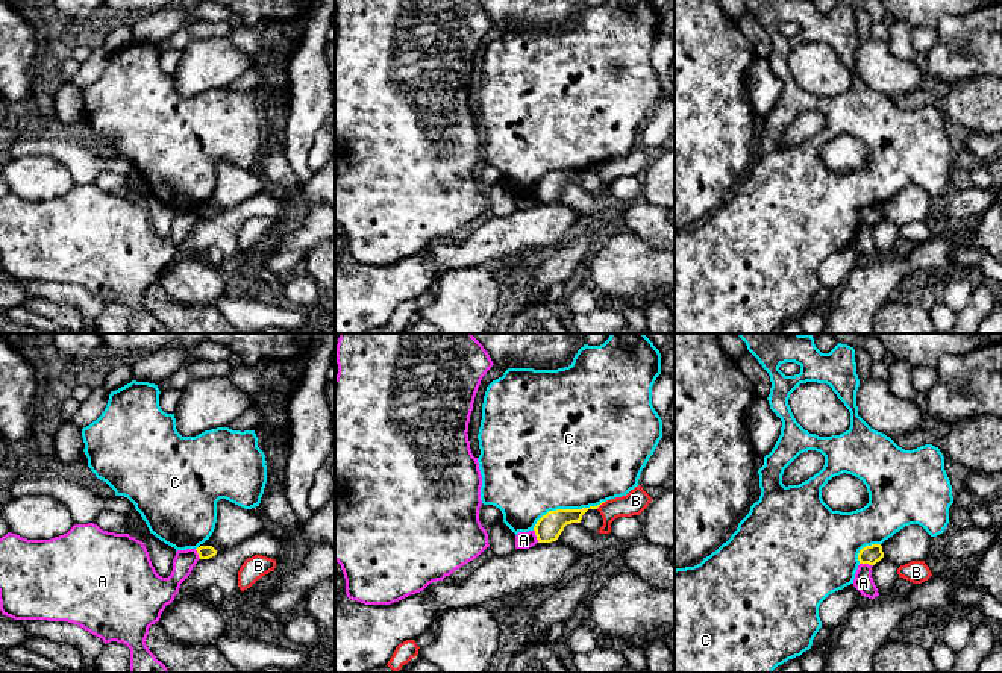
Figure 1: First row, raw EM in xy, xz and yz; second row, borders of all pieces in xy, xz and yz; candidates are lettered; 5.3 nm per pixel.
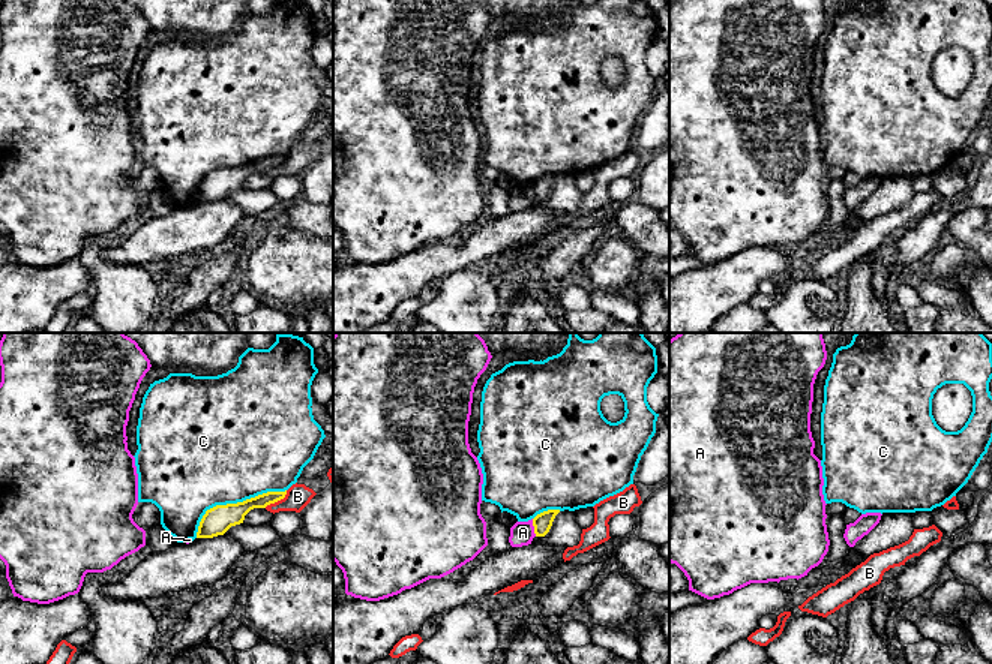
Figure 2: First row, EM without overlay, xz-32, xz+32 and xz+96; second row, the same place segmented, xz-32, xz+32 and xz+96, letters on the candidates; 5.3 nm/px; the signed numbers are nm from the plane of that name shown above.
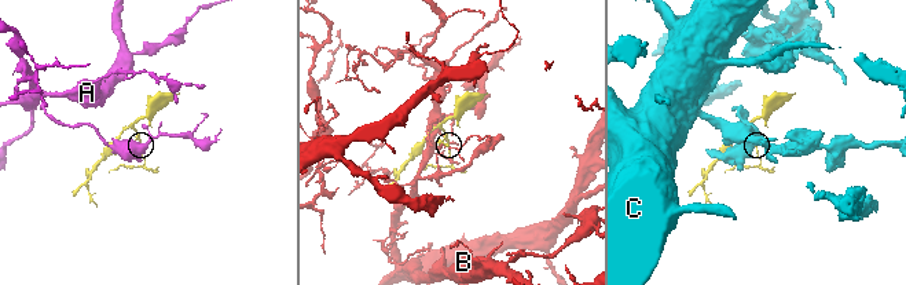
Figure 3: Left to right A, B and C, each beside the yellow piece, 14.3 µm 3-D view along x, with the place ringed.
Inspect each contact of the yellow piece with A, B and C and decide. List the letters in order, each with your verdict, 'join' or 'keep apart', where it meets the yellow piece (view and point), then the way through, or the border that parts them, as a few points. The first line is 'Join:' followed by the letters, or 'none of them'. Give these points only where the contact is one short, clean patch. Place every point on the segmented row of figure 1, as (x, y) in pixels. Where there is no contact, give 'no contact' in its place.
Join: none of them
A: keep apart | yz (866, 563) | along yz (860, 563), (872, 566)
B: keep apart | xz (601, 503)
C: keep apart | xz (566, 510)

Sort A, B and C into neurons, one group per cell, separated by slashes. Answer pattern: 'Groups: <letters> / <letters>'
Groups: A / B / C

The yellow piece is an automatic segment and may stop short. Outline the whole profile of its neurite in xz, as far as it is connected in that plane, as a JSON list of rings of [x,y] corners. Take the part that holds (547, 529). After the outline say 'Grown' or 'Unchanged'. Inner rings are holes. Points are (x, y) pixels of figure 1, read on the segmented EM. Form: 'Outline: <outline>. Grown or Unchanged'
Outline: [[[599,506],[549,511],[534,527],[538,543],[556,541],[567,524],[581,523],[588,509],[597,509]]]. Unchanged

